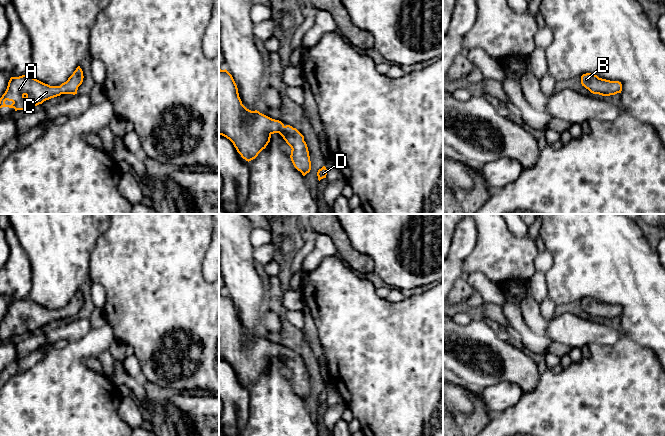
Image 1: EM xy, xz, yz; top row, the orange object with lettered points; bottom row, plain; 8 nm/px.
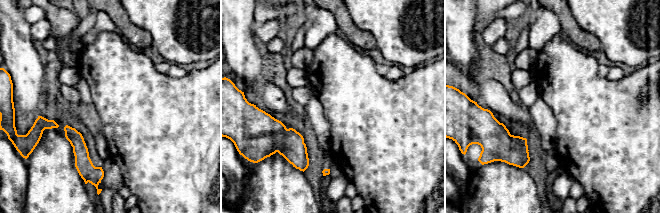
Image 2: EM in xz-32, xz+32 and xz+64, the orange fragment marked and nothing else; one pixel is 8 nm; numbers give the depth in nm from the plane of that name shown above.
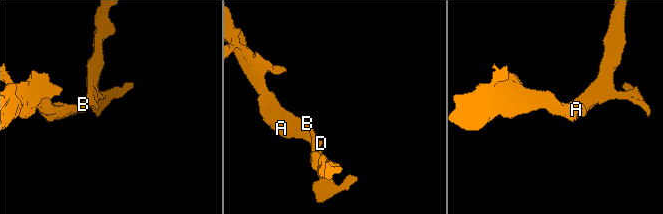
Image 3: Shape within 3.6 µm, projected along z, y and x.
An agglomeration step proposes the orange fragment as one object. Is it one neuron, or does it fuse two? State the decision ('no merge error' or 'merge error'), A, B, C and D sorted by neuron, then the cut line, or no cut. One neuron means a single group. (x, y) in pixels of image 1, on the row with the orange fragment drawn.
no merge error; groups A B C D; cut none

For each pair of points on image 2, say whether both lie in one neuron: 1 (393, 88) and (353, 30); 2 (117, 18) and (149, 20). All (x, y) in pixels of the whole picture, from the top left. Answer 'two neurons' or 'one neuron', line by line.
1: two neurons
2: two neurons

